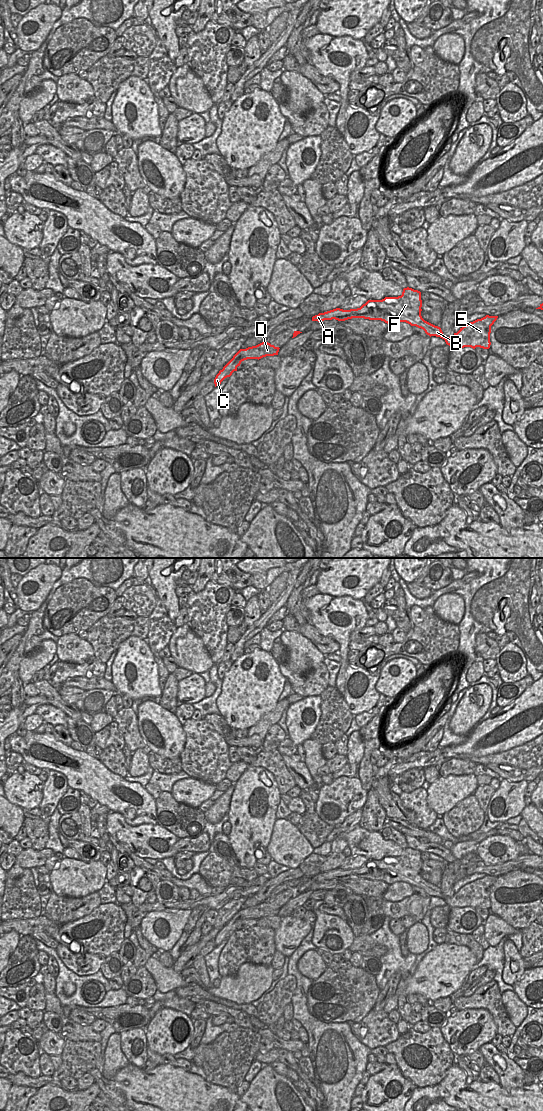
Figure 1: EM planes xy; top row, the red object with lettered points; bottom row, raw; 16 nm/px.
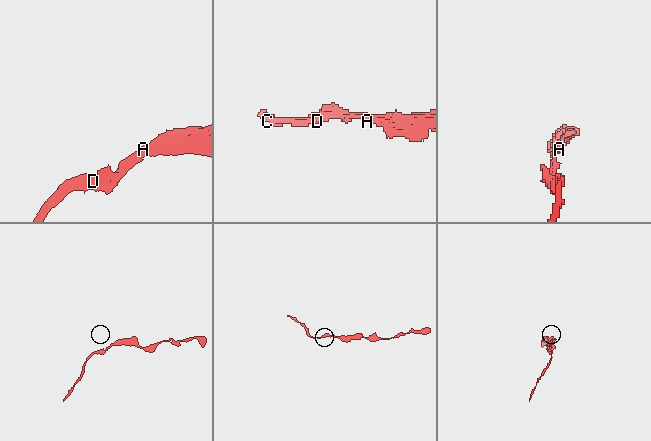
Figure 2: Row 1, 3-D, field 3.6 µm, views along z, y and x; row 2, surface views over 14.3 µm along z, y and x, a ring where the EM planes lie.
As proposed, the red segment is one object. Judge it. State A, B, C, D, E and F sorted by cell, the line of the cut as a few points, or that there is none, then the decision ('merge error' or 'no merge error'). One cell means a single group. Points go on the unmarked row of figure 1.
A B C D E F; no cut; no merge error

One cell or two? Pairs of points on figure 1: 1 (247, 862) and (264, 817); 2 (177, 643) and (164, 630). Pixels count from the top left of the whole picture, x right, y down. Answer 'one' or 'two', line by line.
1: one
2: two

